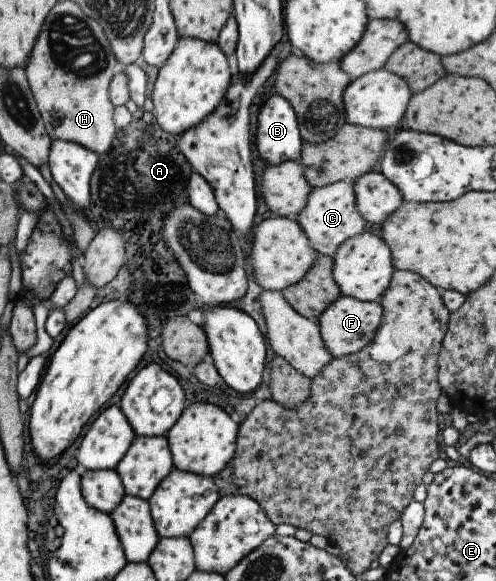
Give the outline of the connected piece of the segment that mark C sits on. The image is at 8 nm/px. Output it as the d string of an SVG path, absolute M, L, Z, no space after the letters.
M347 181L314 187L308 193L305 205L294 218L318 254L332 257L341 242L367 229L368 224L360 216L354 201L353 183Z

